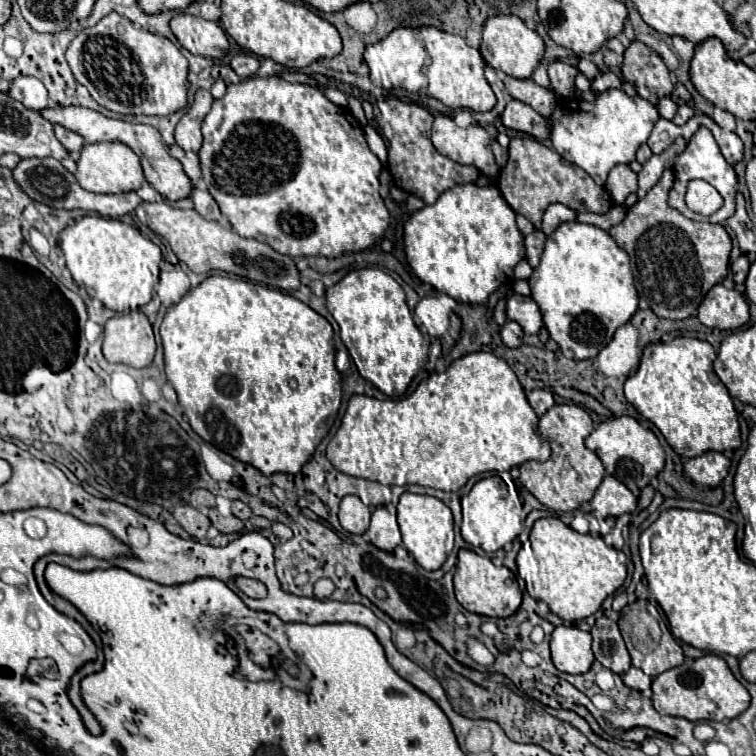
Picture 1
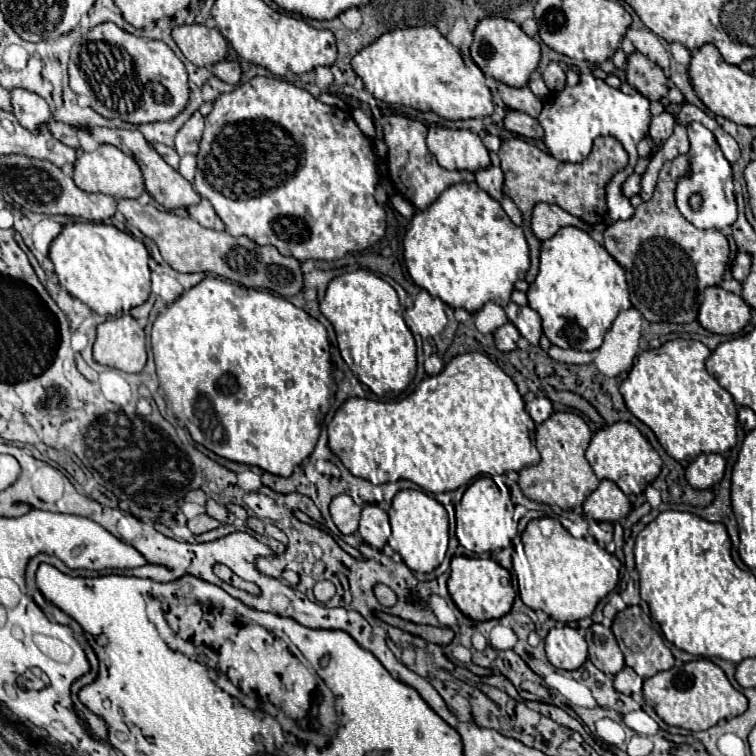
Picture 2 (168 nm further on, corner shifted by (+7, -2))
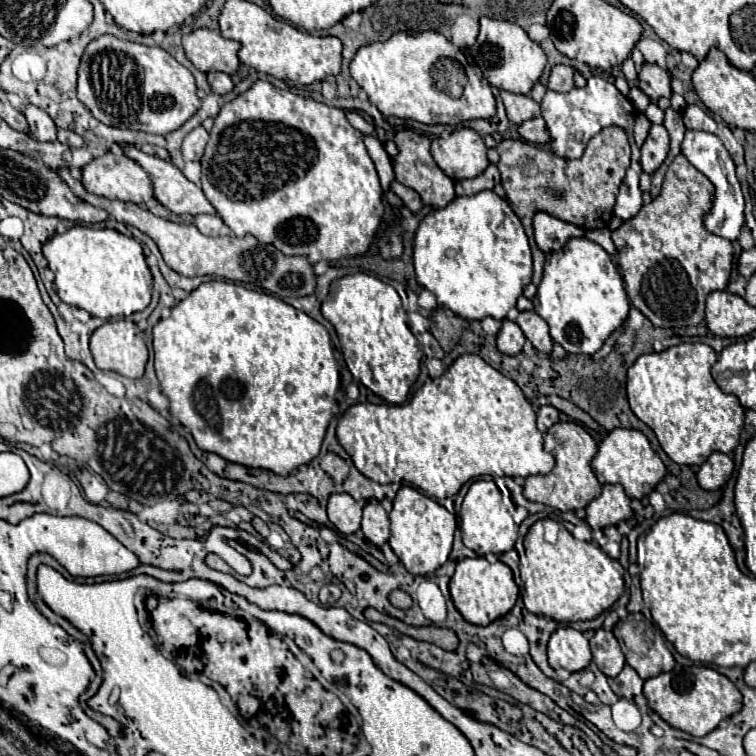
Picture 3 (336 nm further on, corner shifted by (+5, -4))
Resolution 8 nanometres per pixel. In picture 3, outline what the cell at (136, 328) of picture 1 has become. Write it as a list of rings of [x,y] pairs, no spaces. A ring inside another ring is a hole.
[[[106,321],[98,327],[90,337],[90,351],[98,369],[114,371],[130,379],[138,379],[144,375],[144,367],[148,361],[148,349],[144,343],[144,333],[132,321]]]

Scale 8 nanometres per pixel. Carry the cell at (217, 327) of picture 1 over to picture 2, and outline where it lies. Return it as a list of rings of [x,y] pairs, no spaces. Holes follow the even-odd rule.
[[[204,277],[196,287],[184,291],[180,295],[180,299],[176,299],[164,313],[160,313],[154,321],[152,327],[152,351],[154,351],[154,361],[156,361],[156,373],[160,379],[160,387],[166,393],[166,401],[168,407],[174,411],[174,415],[178,417],[178,425],[186,427],[192,435],[192,439],[200,445],[204,445],[206,449],[210,449],[212,453],[226,457],[230,461],[236,463],[244,463],[244,465],[256,465],[272,475],[280,475],[280,477],[290,477],[294,467],[300,465],[312,451],[314,445],[318,441],[320,435],[320,427],[322,427],[322,419],[330,409],[330,395],[332,395],[332,363],[330,363],[330,343],[328,343],[328,333],[326,327],[310,317],[306,311],[298,309],[296,305],[292,305],[290,301],[272,295],[268,291],[260,291],[260,289],[248,289],[244,285],[232,283],[221,277]]]

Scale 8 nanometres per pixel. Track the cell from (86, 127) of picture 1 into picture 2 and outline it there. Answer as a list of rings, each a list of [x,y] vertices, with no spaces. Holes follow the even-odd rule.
[[[86,127],[86,131],[98,141],[98,143],[108,143],[124,151],[126,155],[134,157],[142,169],[144,175],[144,185],[146,191],[164,207],[164,209],[176,209],[176,207],[190,207],[200,201],[200,195],[194,191],[194,187],[178,173],[174,171],[160,155],[158,151],[144,139],[140,131],[128,131],[128,129],[108,129],[108,127]]]

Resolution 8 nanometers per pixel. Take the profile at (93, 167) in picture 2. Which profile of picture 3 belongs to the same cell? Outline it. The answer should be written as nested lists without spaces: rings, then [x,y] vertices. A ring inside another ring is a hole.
[[[108,151],[100,159],[94,159],[90,165],[86,165],[82,169],[82,185],[94,195],[102,195],[106,199],[130,201],[130,203],[136,203],[136,205],[144,205],[146,201],[150,201],[154,197],[152,181],[146,175],[146,171],[136,161],[128,159],[126,155],[116,155],[112,151]]]

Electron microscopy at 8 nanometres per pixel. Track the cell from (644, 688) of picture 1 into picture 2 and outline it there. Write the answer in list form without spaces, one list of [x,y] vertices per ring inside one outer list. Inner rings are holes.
[[[624,667],[614,679],[614,689],[624,695],[630,695],[634,701],[642,703],[642,683],[644,683],[644,679],[638,677],[634,673],[634,669]]]

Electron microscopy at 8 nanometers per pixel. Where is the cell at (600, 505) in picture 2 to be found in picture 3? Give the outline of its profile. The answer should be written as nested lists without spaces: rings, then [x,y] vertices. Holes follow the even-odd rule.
[[[604,485],[600,497],[588,503],[586,523],[592,529],[604,529],[608,525],[618,525],[632,517],[630,497],[620,485]]]

